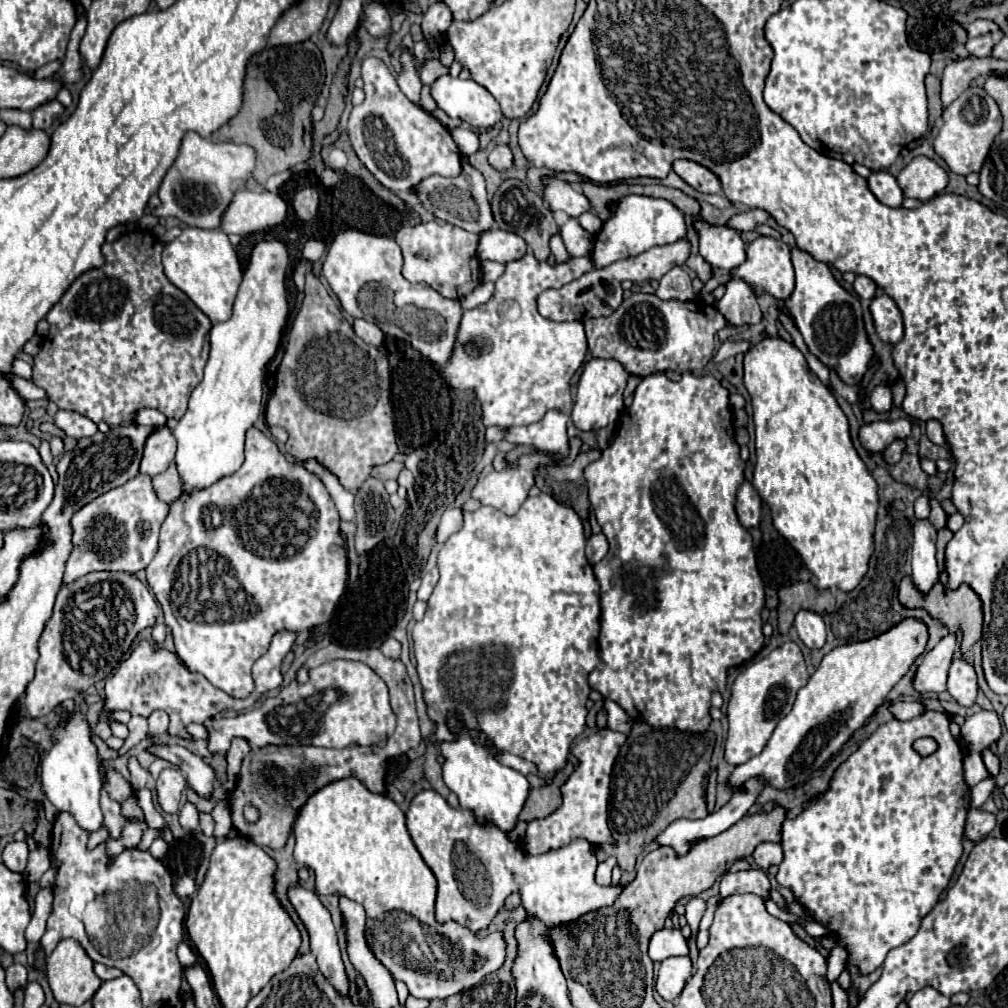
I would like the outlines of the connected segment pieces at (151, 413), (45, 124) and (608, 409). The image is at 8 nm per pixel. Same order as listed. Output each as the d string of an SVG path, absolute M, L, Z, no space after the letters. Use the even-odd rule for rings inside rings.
M143 408L139 412L135 412L135 424L143 424L143 426L163 426L167 422L167 418L153 408Z
M57 100L39 106L39 108L33 112L33 128L39 128L39 130L49 132L49 130L55 126L55 120L57 120L63 112L65 112L65 108L63 108Z
M591 360L585 364L581 374L575 404L571 410L571 420L579 430L599 430L607 424L615 422L619 412L623 410L623 390L627 386L629 374L617 360Z

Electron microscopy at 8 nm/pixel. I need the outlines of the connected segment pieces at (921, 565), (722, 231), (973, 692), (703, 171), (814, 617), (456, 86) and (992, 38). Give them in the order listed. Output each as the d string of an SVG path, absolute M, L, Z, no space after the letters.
M917 520L915 540L913 540L911 580L921 594L927 594L939 578L939 566L935 560L935 538L937 538L935 526L927 520Z
M697 222L699 254L707 264L719 270L733 270L745 260L745 242L739 232L725 226Z
M961 658L951 662L949 678L947 678L947 692L953 700L957 700L961 706L971 706L977 698L977 676L971 664L963 662Z
M675 160L673 170L677 172L679 178L683 178L697 192L703 192L703 194L719 194L721 192L721 184L719 184L717 176L697 162Z
M801 610L795 616L795 630L807 648L811 648L811 650L823 648L823 644L825 644L825 622L819 614L809 612L809 610Z
M441 76L431 86L431 94L443 112L471 124L473 128L485 130L503 118L499 102L487 92L487 88L473 80Z
M997 30L997 32L989 32L987 36L977 36L977 38L969 38L965 42L965 50L971 54L971 56L989 56L991 54L991 48L1003 38L1003 32Z

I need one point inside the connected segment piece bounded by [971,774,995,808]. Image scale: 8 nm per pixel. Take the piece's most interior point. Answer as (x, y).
(981, 792)

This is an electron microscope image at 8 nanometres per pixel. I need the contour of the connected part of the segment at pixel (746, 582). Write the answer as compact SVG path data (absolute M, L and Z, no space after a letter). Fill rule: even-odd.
M683 372L679 382L671 382L665 374L651 374L647 376L635 390L633 402L627 408L625 416L621 418L617 436L613 444L601 452L601 458L591 462L585 468L589 500L595 512L595 518L609 542L607 556L593 566L595 578L601 586L601 630L599 630L599 652L601 664L591 672L589 686L601 692L605 698L617 702L633 720L647 722L655 728L679 728L687 732L705 732L711 724L709 708L711 708L711 694L715 690L723 692L727 684L727 668L739 666L751 660L759 648L763 646L765 638L761 632L761 608L765 604L763 582L757 572L755 552L751 534L747 528L739 524L735 514L735 494L743 482L745 462L739 458L739 444L733 436L733 418L729 406L729 390L721 386L721 382L707 374L695 376L691 372Z

